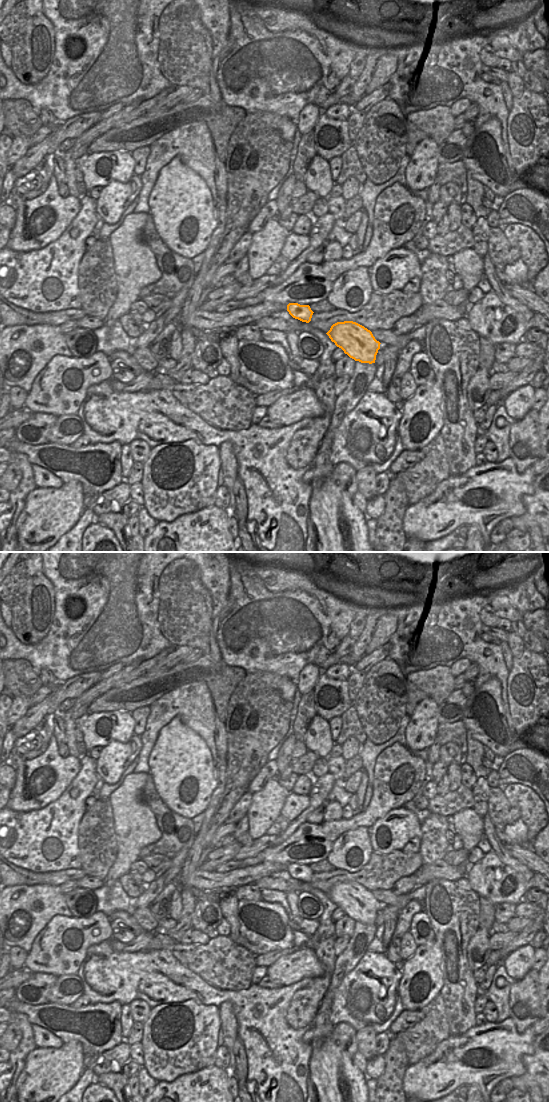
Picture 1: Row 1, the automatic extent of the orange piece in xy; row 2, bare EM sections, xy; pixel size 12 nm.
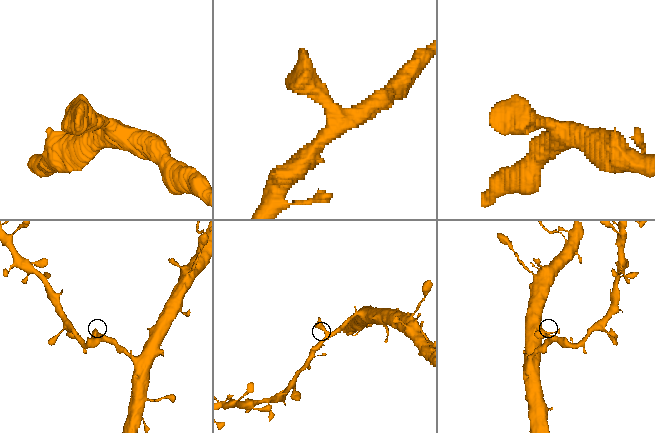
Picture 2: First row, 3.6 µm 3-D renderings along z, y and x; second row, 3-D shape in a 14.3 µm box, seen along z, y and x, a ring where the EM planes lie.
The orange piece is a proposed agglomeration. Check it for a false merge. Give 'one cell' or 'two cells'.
one cell

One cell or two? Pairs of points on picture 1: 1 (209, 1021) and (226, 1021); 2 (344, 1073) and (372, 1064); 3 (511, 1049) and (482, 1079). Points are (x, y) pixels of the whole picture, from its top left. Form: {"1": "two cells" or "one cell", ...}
{"1": "two cells", "2": "two cells", "3": "one cell"}

